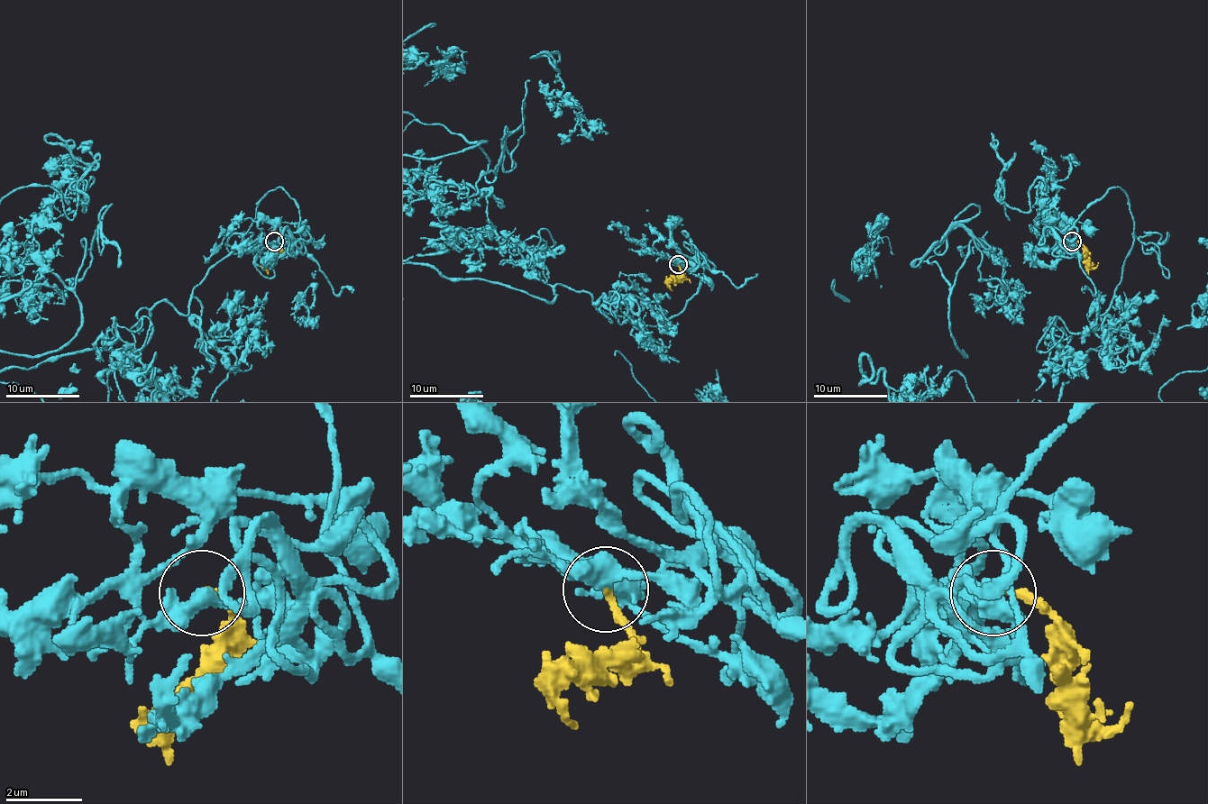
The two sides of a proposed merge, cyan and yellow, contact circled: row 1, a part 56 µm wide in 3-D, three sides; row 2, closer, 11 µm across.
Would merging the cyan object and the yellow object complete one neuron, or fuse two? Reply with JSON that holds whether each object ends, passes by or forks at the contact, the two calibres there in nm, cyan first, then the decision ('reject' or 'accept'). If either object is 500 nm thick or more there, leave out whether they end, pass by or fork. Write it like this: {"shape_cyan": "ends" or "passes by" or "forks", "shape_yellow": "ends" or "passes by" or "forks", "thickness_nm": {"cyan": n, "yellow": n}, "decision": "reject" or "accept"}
{"shape_cyan": "passes by", "shape_yellow": "ends", "thickness_nm": {"cyan": 400, "yellow": 180}, "decision": "accept"}

